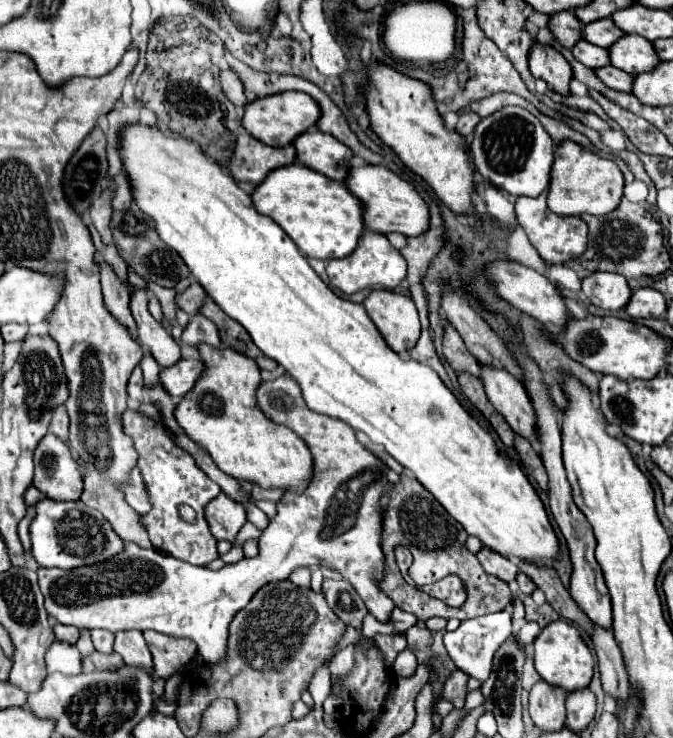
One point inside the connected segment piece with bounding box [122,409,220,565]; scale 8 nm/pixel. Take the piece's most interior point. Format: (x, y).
(169, 473)

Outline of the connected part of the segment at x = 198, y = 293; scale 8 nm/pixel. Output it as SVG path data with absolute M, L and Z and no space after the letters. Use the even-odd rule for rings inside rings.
M196 281L182 295L176 295L176 305L184 309L188 315L200 313L200 307L204 305L204 301L206 301L206 291Z

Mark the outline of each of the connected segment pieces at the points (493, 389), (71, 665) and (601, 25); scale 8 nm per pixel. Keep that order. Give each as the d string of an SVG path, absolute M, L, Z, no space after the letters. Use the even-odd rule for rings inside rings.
M482 363L480 369L482 369L480 379L494 409L498 409L498 413L504 415L514 433L520 433L522 437L536 443L536 431L534 431L536 417L524 385L504 369Z
M54 641L46 653L46 669L48 673L78 675L82 673L82 657L74 645Z
M602 19L602 21L594 21L584 25L582 31L584 39L598 45L598 47L610 47L614 45L614 41L618 41L624 33L614 25L612 19Z

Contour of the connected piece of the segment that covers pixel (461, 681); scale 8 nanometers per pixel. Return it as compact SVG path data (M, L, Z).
M460 669L452 671L446 681L442 683L442 689L440 689L440 697L450 701L456 709L460 709L466 701L466 683L468 683L468 675L462 673Z

